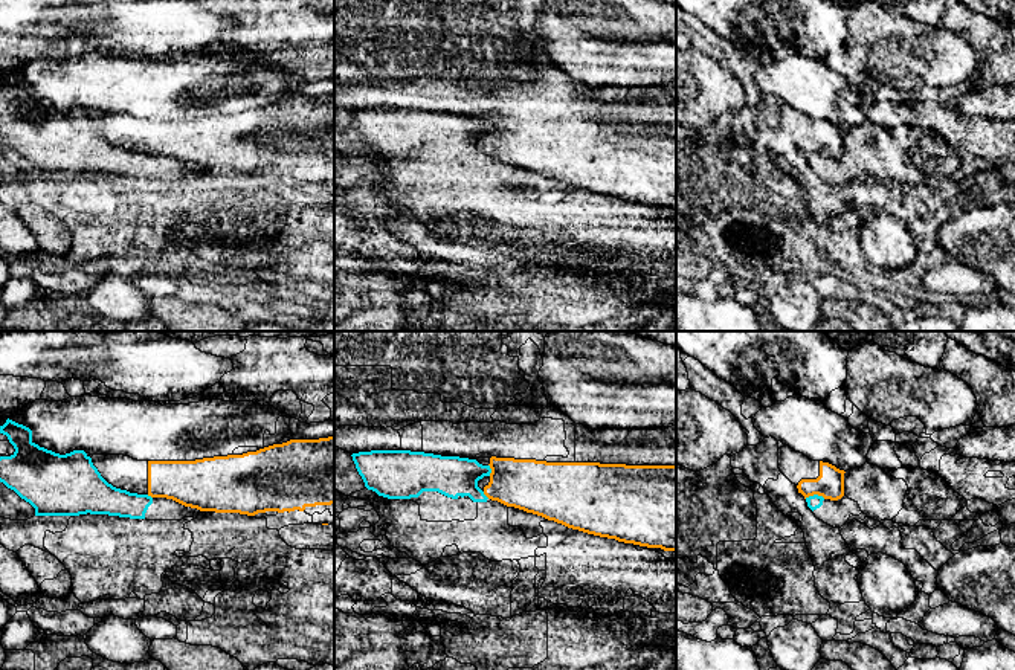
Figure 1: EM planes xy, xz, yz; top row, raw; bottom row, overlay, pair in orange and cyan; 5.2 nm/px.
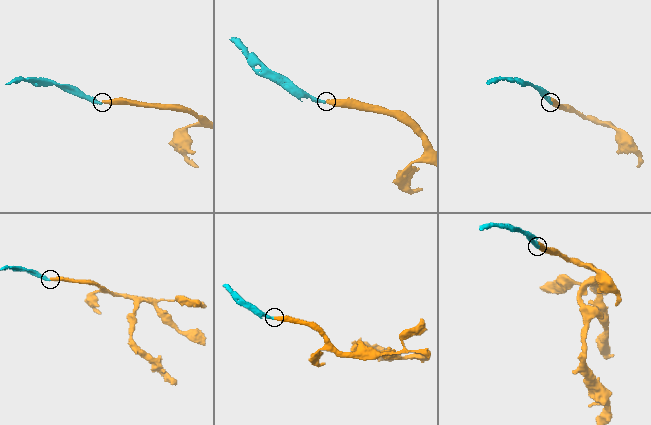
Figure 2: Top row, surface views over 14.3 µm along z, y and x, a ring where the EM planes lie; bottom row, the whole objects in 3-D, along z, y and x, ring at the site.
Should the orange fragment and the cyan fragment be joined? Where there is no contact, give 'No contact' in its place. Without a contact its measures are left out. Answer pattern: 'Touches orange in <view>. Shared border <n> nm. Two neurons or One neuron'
Touches orange in yz. Shared border 110 nm. Two neurons

